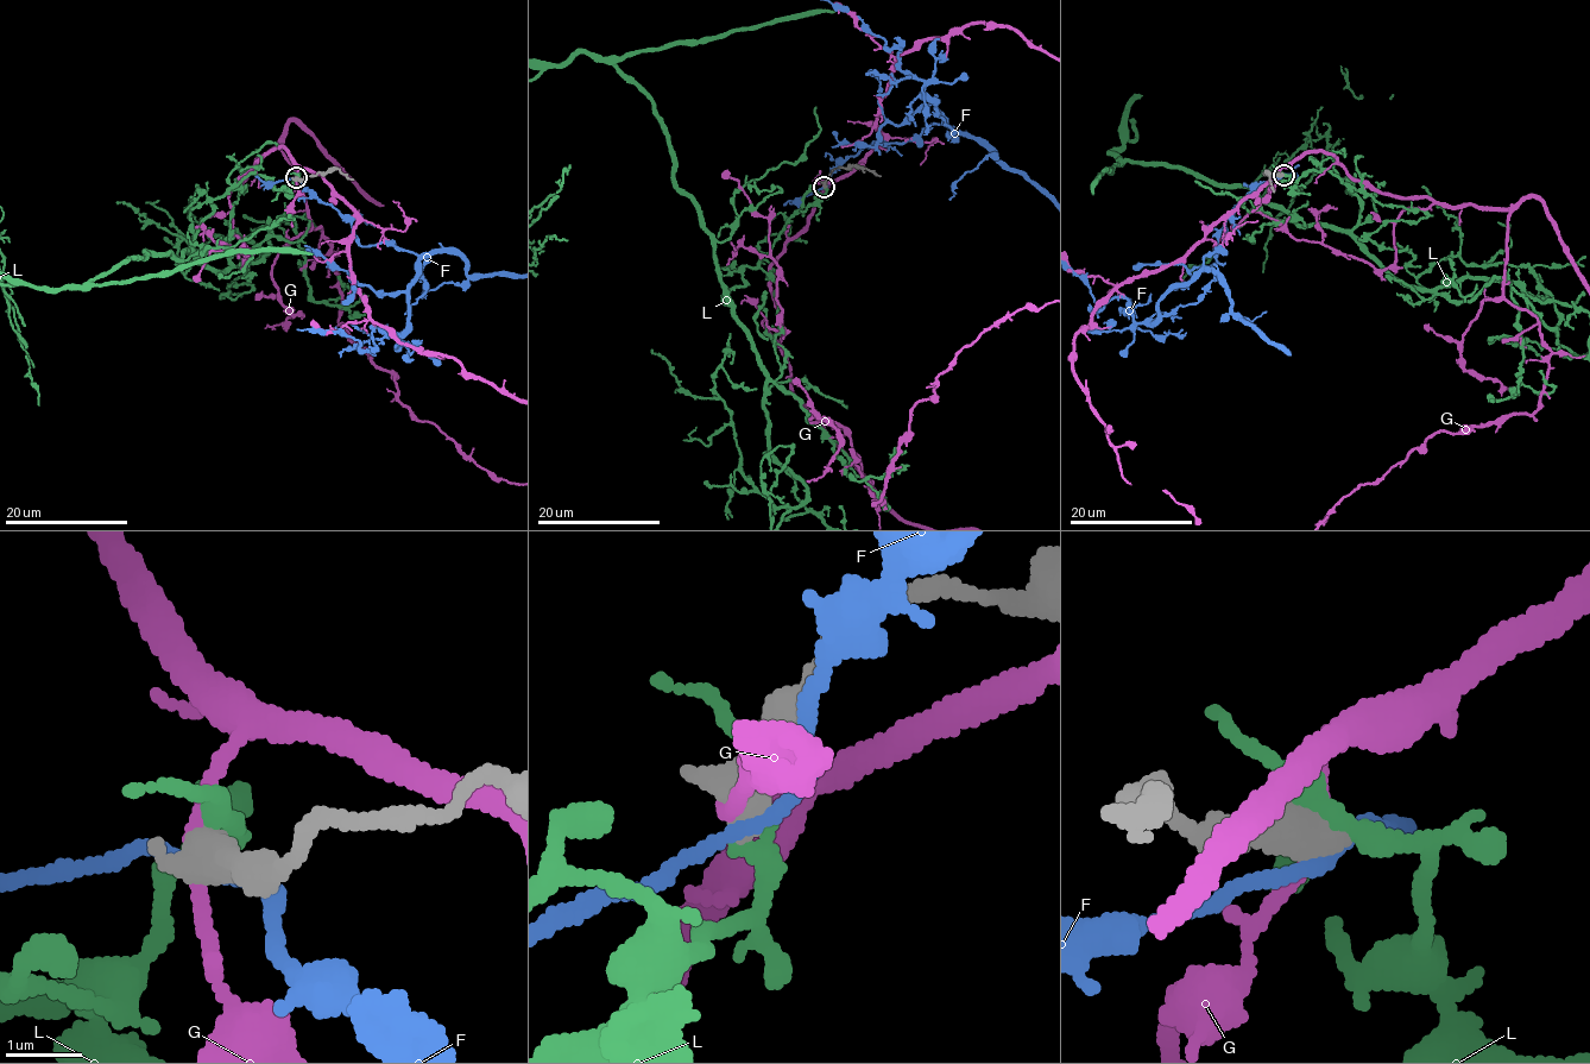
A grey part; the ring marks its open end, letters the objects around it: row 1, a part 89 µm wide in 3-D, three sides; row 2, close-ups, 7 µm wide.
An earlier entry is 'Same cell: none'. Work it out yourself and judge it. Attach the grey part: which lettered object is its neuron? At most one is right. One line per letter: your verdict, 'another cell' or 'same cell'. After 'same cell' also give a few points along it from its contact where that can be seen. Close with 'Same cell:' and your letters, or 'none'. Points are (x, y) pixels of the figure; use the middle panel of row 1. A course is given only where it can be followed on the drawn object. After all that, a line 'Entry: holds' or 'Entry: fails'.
F: another cell
G: another cell
L: same cell
Same cell: L
Entry: fails

